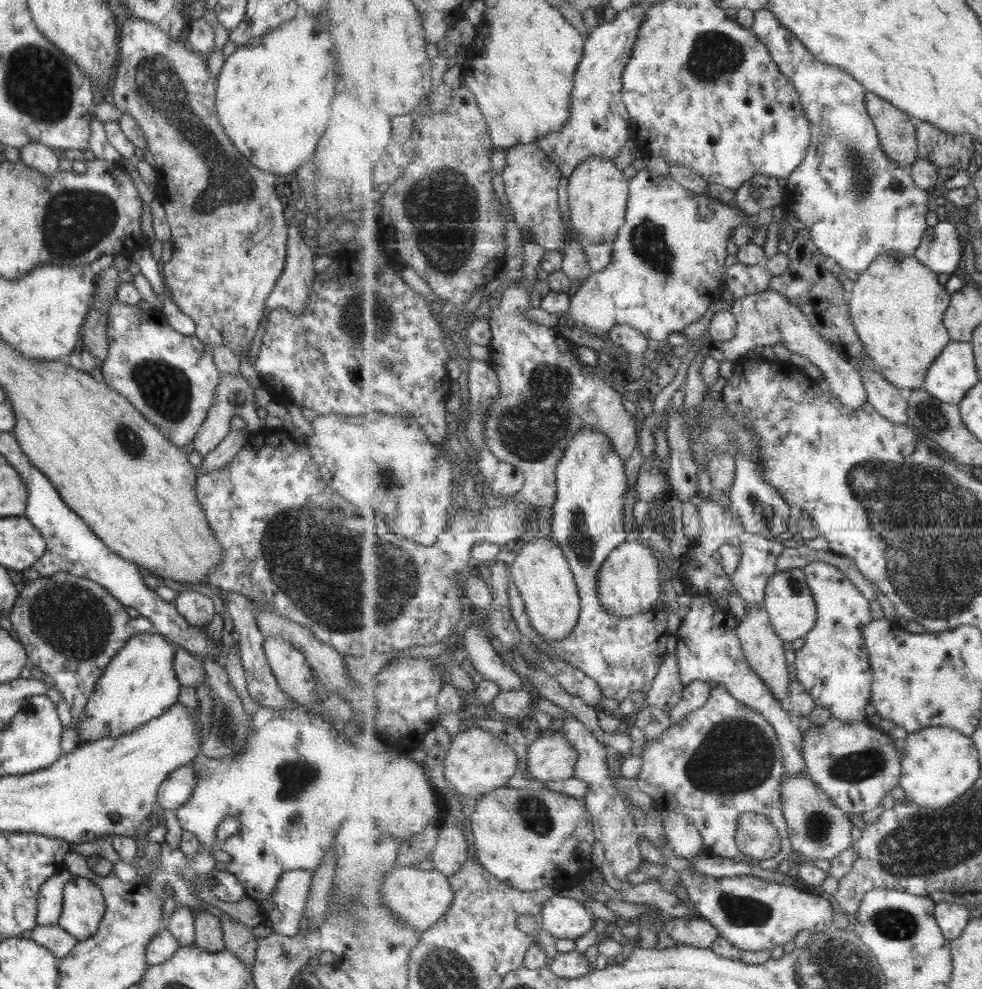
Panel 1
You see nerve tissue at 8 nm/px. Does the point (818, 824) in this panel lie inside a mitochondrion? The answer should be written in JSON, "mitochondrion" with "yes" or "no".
{"mitochondrion":"yes"}

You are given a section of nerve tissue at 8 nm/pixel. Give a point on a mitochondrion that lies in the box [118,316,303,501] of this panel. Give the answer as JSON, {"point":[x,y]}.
{"point":[166,388]}

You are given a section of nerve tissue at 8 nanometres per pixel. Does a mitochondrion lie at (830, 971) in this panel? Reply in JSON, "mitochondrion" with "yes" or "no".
{"mitochondrion":"yes"}

